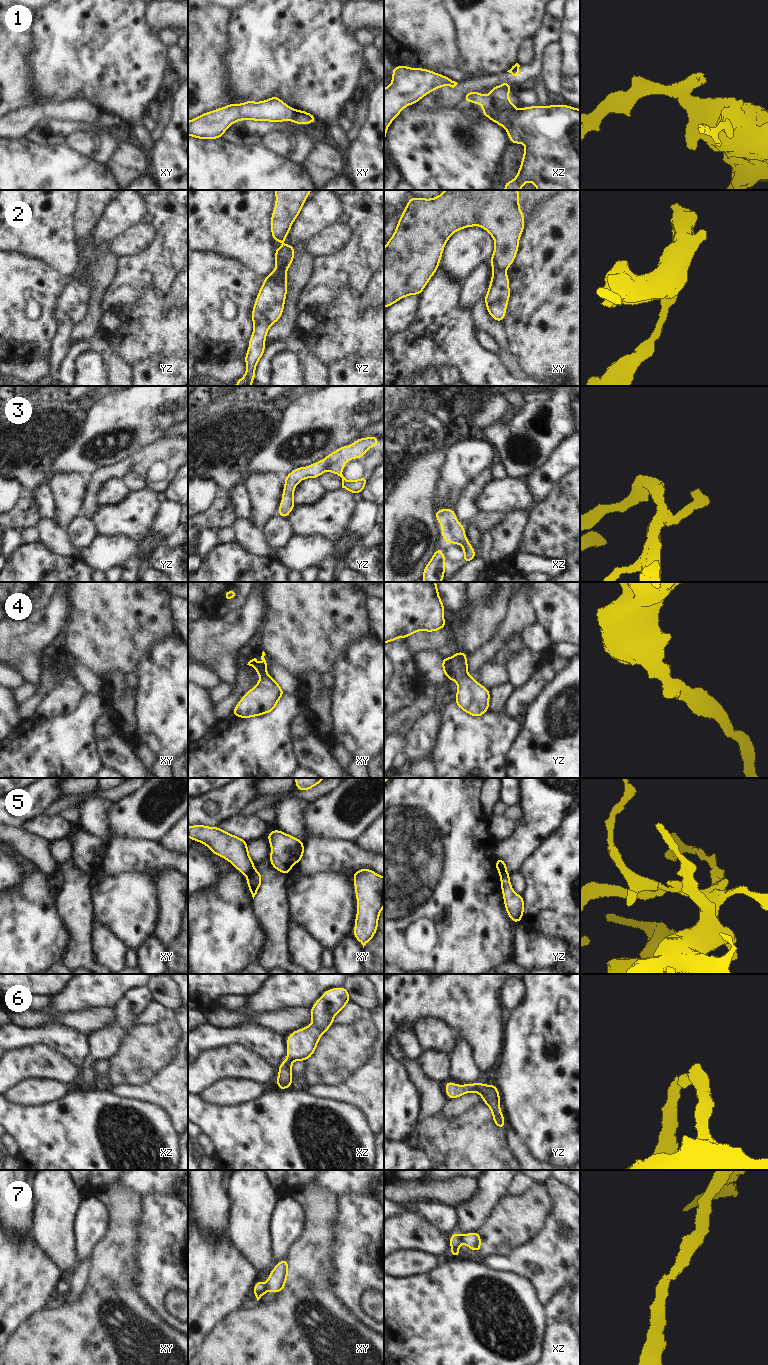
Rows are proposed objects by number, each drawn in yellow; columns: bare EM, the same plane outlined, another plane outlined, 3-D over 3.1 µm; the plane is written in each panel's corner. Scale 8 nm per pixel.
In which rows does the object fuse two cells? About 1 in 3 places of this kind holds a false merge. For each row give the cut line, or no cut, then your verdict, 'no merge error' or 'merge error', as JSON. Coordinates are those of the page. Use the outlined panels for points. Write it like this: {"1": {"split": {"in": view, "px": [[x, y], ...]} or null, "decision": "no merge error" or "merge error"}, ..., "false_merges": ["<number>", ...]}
{"1": {"split": null, "decision": "no merge error"}, "2": {"split": {"in": "xy", "px": [[492, 267], [504, 271]]}, "decision": "merge error"}, "3": {"split": null, "decision": "no merge error"}, "4": {"split": null, "decision": "no merge error"}, "5": {"split": {"in": "xy", "px": [[254, 868], [247, 877]]}, "decision": "merge error"}, "6": {"split": null, "decision": "no merge error"}, "7": {"split": {"in": "xz", "px": [[461, 1235], [463, 1241]]}, "decision": "merge error"}, "false_merges": ["2", "5", "7"]}

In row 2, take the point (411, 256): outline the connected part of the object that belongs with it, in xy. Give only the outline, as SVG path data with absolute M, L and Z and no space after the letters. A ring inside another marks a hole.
M445 190L435 198L411 197L394 234L384 247L384 308L388 308L409 295L420 295L439 268L445 244L458 230L480 226L493 238L495 248L490 258L492 268L506 271L515 260L519 249L519 239L525 227L524 213L519 209L518 190Z

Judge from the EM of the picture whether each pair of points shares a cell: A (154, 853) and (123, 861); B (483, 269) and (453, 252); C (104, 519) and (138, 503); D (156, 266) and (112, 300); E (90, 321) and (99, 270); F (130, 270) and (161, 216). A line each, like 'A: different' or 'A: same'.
A: same
B: different
C: same
D: same
E: same
F: same

